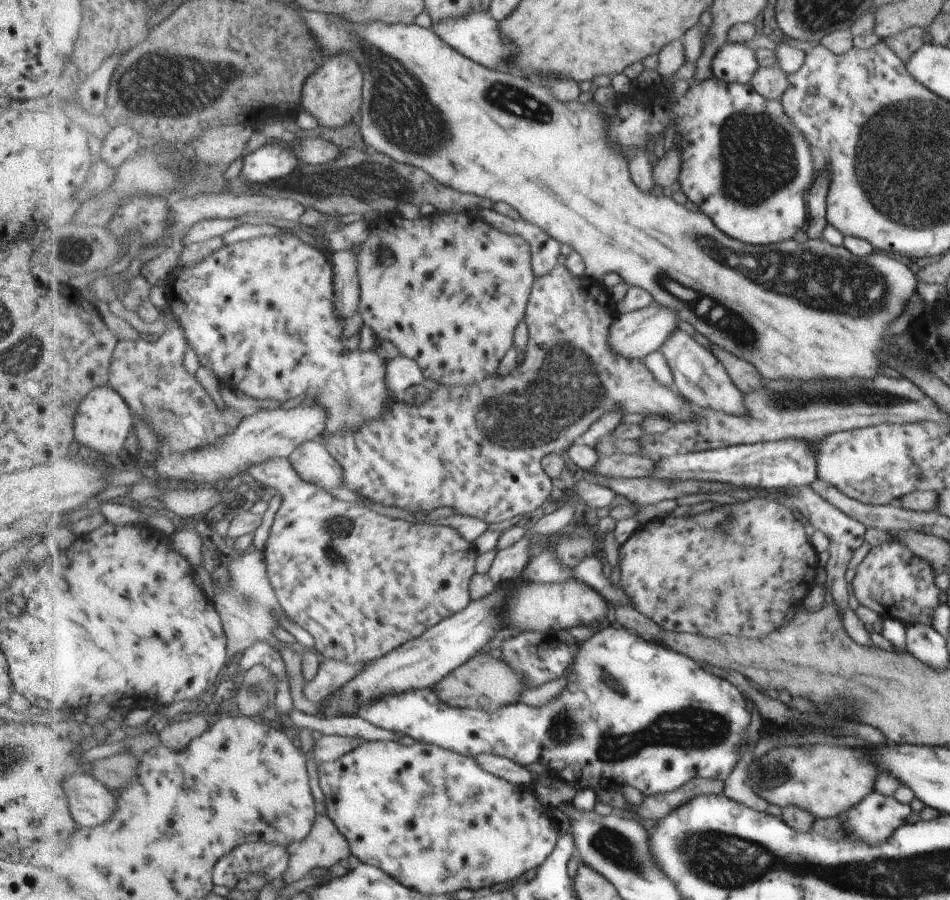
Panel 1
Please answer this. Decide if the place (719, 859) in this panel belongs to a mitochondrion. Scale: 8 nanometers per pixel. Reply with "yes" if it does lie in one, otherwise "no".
yes

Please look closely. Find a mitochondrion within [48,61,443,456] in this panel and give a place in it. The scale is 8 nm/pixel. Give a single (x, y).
(348, 183)

